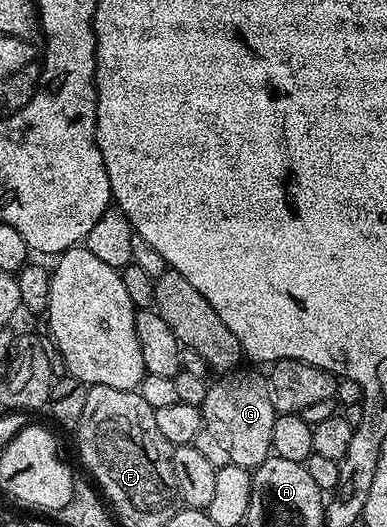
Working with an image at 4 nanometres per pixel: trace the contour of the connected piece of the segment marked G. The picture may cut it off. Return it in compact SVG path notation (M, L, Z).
M235 369L226 372L219 377L219 381L213 381L200 409L203 429L214 435L215 440L221 444L221 447L225 448L230 463L253 470L272 454L272 430L278 415L271 402L268 378L262 372L259 374L255 371L241 370Z

